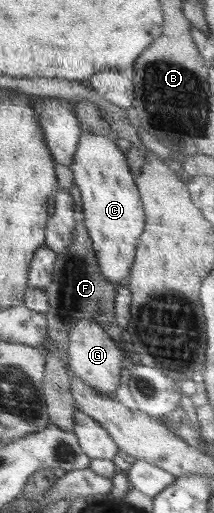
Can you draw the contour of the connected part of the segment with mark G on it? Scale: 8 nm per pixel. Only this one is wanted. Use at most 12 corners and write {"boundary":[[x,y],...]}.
{"boundary":[[96,320],[70,335],[68,365],[100,394],[116,398],[124,355]]}

